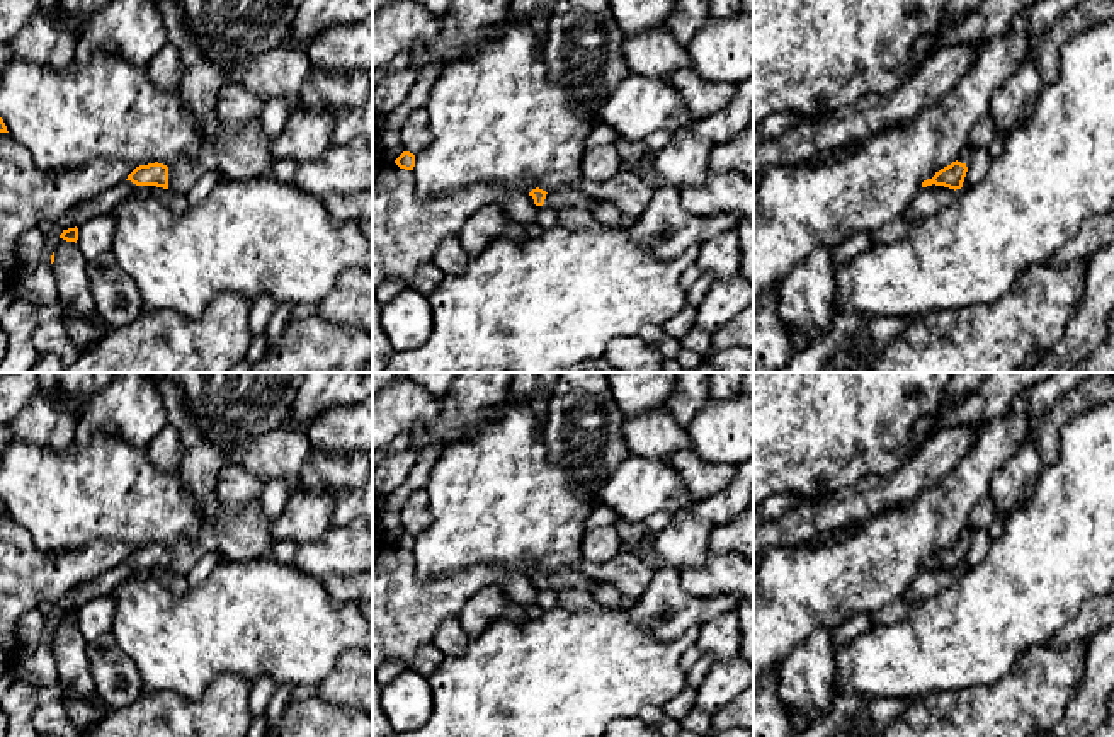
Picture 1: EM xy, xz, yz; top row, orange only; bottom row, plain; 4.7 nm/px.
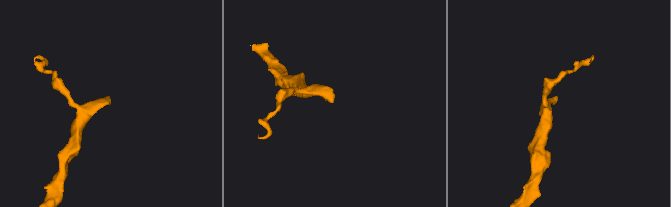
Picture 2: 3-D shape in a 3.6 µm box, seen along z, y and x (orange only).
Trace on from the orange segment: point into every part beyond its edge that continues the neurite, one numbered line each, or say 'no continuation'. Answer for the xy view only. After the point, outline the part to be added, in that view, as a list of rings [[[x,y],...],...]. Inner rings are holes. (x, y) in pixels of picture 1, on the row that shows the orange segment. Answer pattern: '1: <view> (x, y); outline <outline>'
1: xy (245, 154); outline [[[260,119],[250,121],[240,131],[231,131],[221,123],[218,133],[202,143],[194,160],[182,155],[168,167],[168,191],[187,194],[207,170],[218,170],[228,179],[265,175],[274,162],[270,145]]]

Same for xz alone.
1: xz (631, 189); outline [[[634,165],[624,169],[604,182],[582,179],[578,186],[561,184],[546,194],[544,204],[537,209],[590,209],[597,201],[607,201],[617,206],[622,218],[638,220],[653,197],[650,177]]]

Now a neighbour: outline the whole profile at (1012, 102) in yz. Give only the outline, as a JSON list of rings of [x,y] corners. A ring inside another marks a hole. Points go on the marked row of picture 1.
[[[1031,49],[1015,73],[993,95],[990,116],[993,117],[995,133],[1003,133],[1007,138],[1019,128],[1032,114],[1032,104],[1043,87]]]

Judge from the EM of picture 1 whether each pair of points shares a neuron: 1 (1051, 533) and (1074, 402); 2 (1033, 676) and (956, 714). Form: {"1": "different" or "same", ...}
{"1": "different", "2": "same"}

